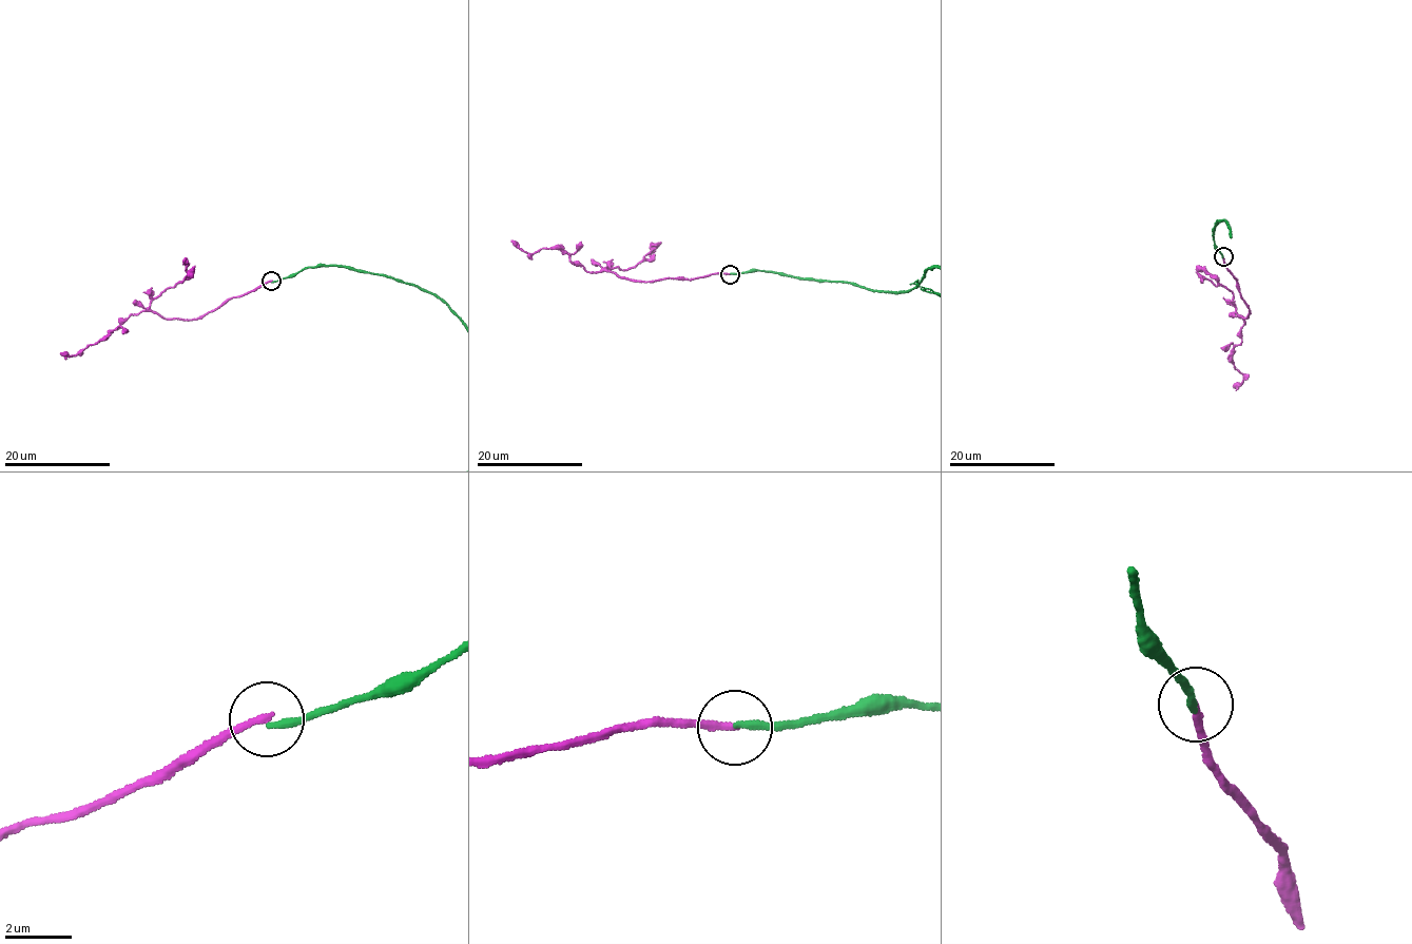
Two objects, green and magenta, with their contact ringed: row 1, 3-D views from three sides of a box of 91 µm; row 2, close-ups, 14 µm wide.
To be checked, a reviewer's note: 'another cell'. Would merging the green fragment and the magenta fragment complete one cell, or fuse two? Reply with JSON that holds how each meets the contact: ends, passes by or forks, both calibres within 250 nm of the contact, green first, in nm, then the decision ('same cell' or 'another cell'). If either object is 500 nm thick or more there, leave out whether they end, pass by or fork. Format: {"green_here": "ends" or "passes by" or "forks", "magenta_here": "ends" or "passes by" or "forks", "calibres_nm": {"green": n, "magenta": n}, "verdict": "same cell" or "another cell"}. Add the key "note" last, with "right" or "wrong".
{"green_here": "ends", "magenta_here": "ends", "calibres_nm": {"green": 200, "magenta": 220}, "verdict": "another cell", "note": "right"}

